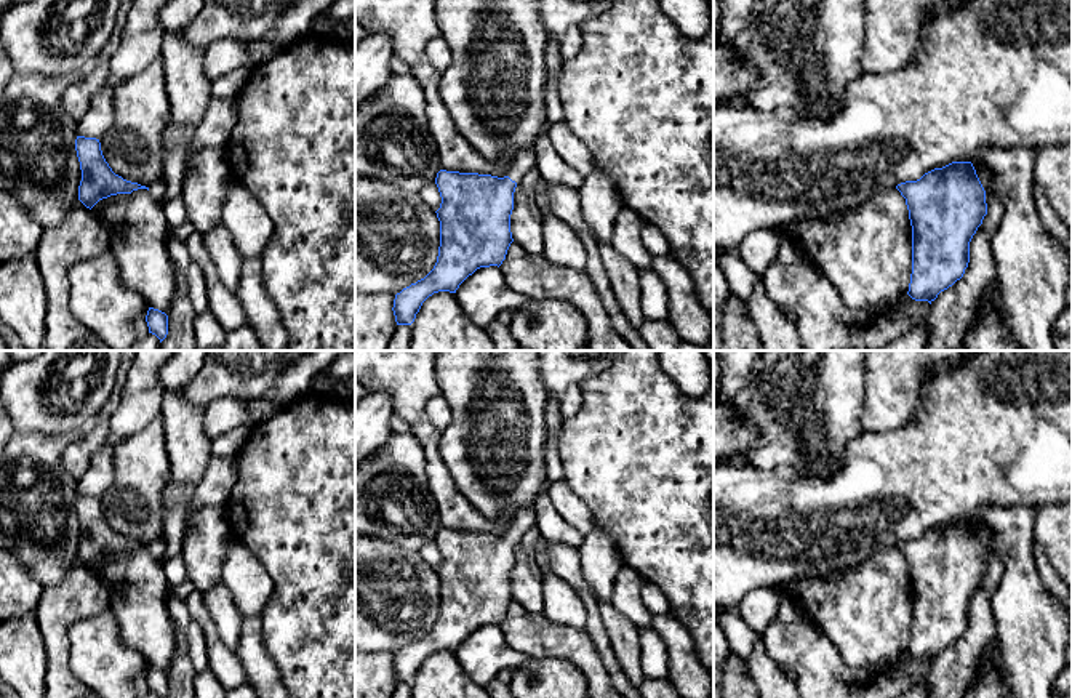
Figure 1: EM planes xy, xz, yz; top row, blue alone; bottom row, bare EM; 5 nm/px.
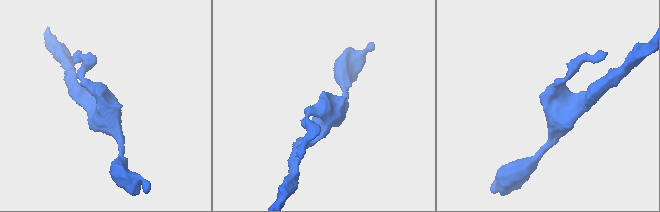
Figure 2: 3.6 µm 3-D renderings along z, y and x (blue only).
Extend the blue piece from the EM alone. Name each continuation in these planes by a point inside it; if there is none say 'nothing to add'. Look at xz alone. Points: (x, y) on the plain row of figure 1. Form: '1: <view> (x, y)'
1: xz (524, 521)

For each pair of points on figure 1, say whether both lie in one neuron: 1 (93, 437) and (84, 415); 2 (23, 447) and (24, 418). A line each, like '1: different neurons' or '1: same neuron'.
1: different neurons
2: different neurons

